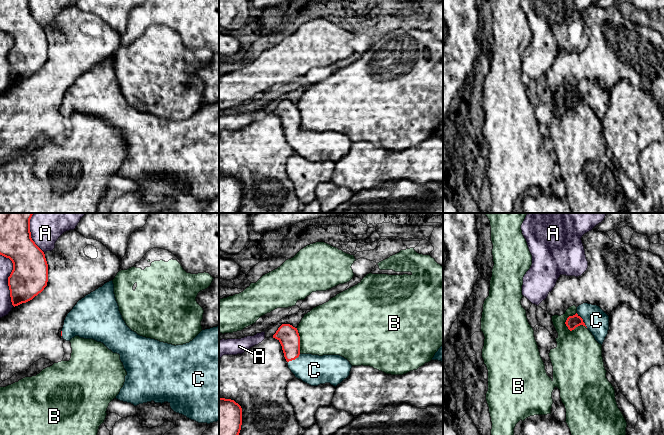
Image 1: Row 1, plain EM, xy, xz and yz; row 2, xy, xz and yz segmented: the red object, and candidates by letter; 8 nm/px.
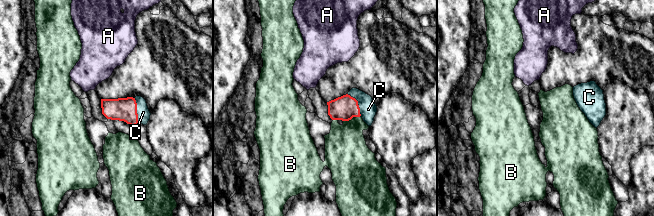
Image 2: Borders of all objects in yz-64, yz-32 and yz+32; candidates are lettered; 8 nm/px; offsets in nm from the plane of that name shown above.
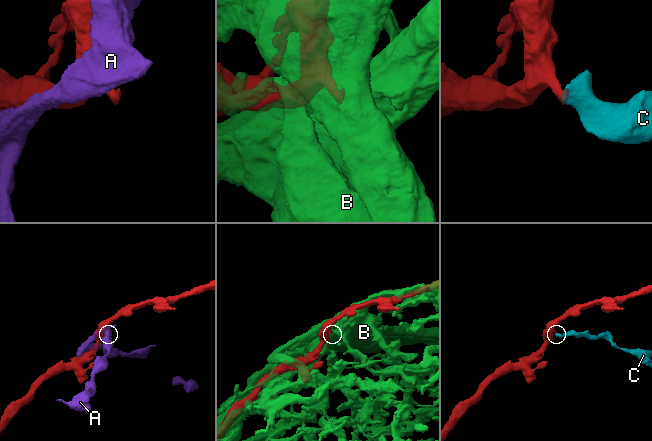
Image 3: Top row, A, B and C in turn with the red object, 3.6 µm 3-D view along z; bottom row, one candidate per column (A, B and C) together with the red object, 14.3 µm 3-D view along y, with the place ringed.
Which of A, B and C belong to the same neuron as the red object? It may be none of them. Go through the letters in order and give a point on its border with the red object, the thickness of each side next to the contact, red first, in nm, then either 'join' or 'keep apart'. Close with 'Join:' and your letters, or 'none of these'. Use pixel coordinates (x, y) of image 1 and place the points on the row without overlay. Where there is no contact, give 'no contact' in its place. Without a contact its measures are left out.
A: contact xy (31, 14); calibres 280 and 190 nm; keep apart
B: contact yz (574, 104); calibres 100 and 400 nm; keep apart
C: contact yz (582, 96); calibres 100 and 190 nm; join
Join: C

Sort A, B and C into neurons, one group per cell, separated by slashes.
A / B / C

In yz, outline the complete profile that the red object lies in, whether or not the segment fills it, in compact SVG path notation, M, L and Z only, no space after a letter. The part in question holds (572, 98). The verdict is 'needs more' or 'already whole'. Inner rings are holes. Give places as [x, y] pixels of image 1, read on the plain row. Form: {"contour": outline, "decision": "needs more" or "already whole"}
{"contour": "M583 79L577 83L577 89L569 92L565 98L570 107L585 102L599 120L603 120L609 106L609 92L597 81Z", "decision": "needs more"}

